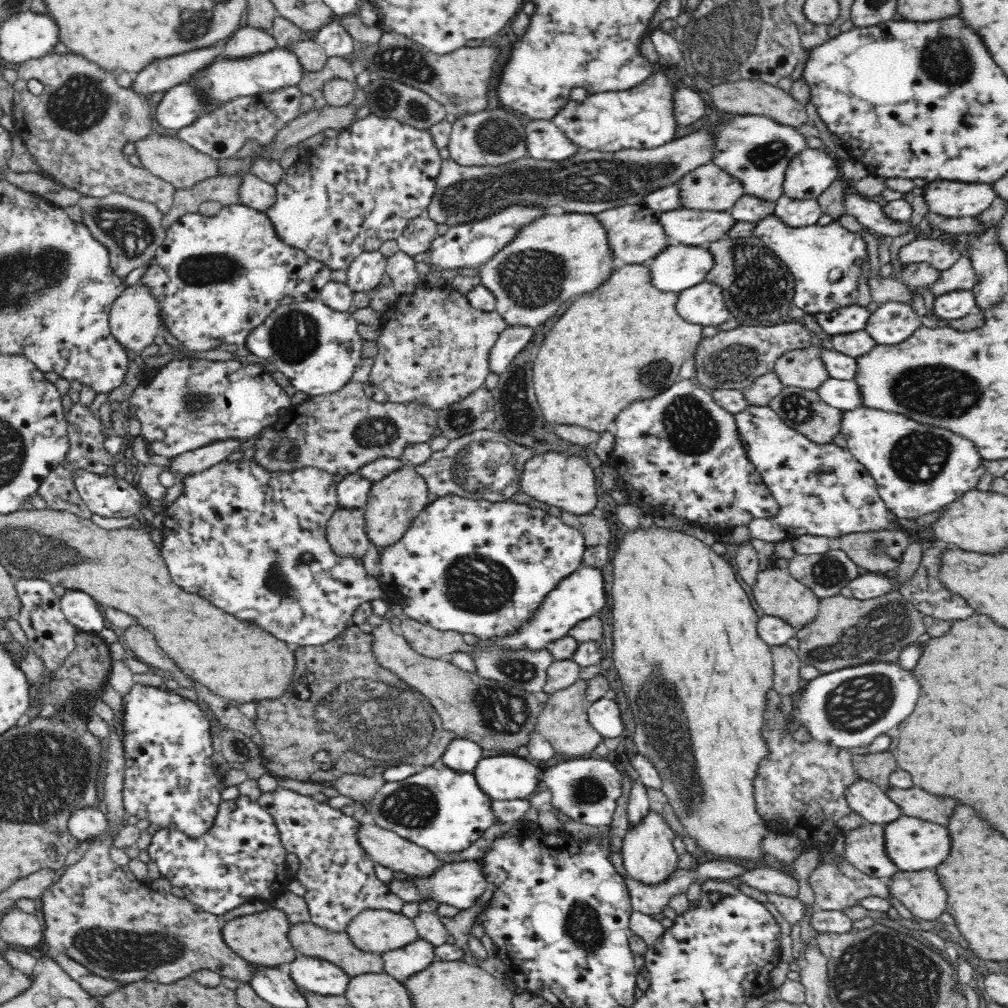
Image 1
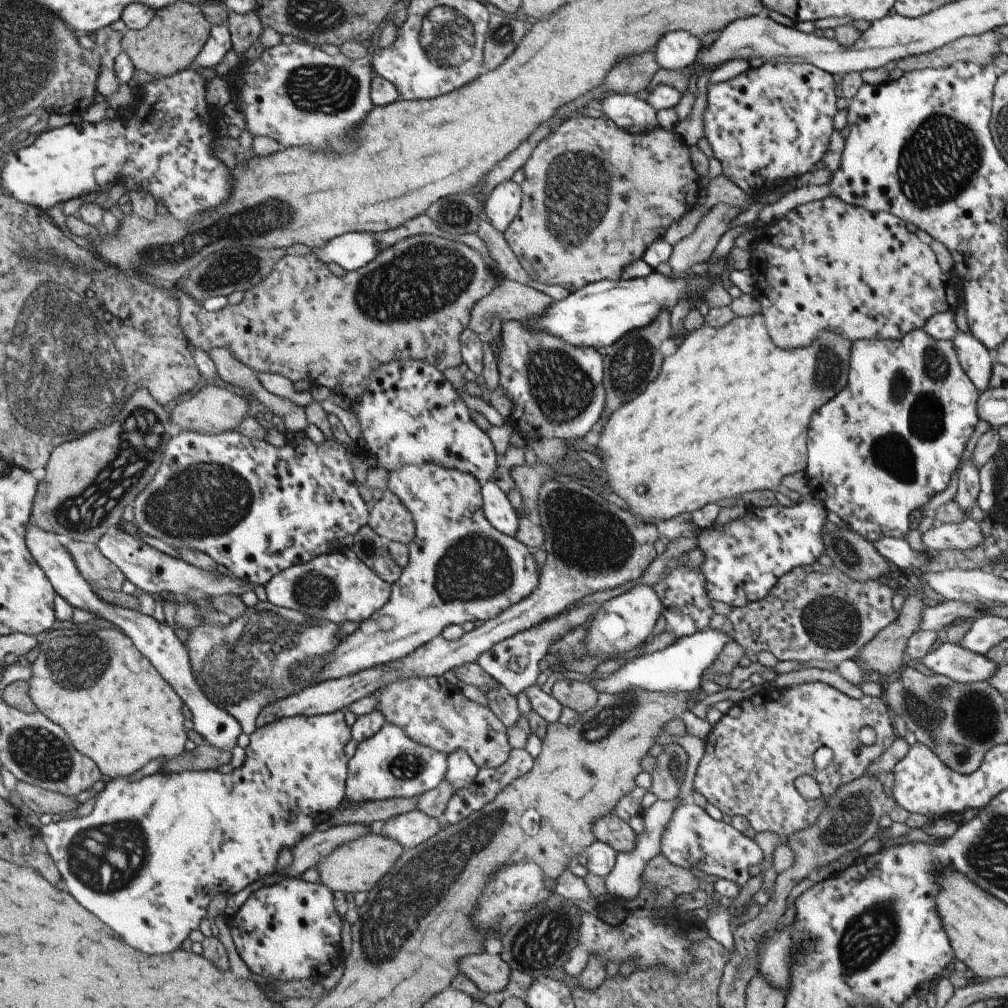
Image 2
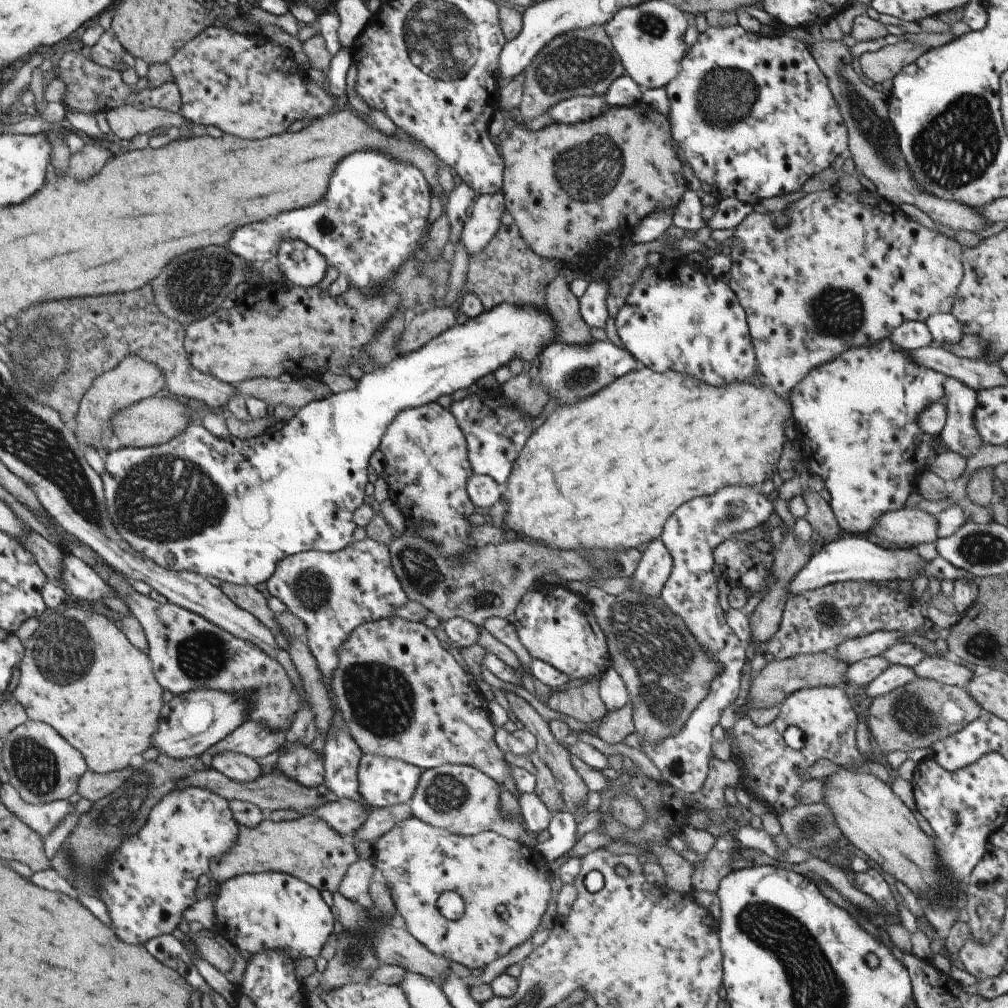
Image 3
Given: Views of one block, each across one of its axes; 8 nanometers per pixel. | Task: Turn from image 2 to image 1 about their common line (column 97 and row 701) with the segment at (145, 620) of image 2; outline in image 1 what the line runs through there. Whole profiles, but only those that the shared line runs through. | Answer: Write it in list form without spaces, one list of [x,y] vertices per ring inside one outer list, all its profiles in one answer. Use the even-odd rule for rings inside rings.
[[[599,698],[588,703],[586,720],[601,734],[602,738],[622,737],[622,714],[614,699]]]

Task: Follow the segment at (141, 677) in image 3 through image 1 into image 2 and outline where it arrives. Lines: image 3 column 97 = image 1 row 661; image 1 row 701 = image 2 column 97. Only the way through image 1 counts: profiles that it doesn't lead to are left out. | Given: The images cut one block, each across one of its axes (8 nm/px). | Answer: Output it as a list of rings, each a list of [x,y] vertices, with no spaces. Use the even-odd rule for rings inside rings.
[[[69,627],[68,629],[58,629],[46,631],[40,638],[39,656],[32,663],[32,678],[28,681],[30,684],[29,695],[34,701],[38,711],[42,712],[46,718],[58,724],[64,729],[64,732],[70,737],[76,750],[90,758],[100,769],[104,779],[114,779],[118,776],[129,777],[143,768],[150,760],[156,758],[173,759],[179,757],[185,751],[184,744],[188,741],[188,730],[184,726],[184,715],[182,712],[183,702],[178,693],[171,688],[170,684],[160,676],[157,668],[136,648],[132,639],[126,634],[116,630],[116,628],[101,629],[94,628],[86,632]]]

